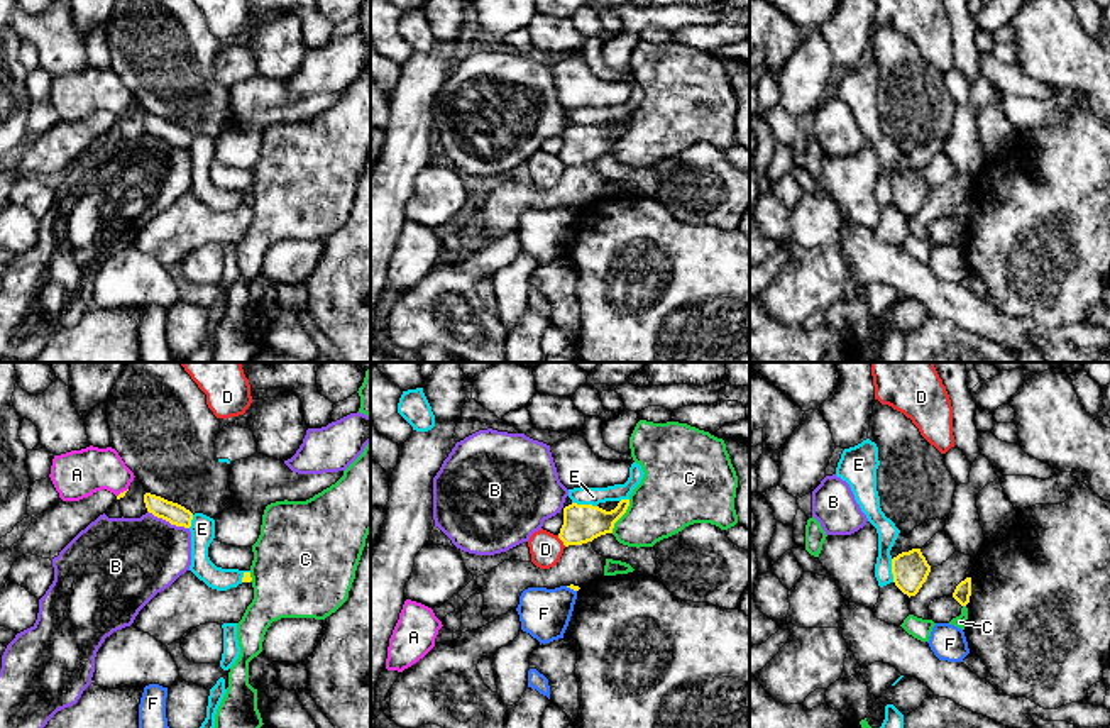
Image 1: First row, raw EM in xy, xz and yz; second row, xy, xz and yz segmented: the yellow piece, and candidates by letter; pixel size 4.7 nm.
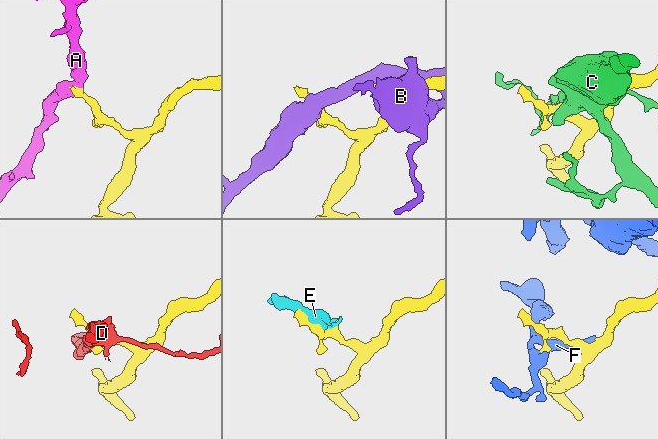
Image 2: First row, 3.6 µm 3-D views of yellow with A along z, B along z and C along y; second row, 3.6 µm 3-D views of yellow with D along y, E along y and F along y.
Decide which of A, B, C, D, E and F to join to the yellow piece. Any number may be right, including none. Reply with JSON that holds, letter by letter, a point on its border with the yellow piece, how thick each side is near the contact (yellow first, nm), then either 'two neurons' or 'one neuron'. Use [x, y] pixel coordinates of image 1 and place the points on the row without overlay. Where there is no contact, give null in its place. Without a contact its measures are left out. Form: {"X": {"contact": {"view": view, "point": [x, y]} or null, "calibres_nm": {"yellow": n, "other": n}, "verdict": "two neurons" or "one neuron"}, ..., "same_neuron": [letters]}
{"A": {"contact": {"view": "xy", "point": [124, 112]}, "calibres_nm": {"yellow": 20, "other": 240}, "verdict": "two neurons"}, "B": {"contact": {"view": "xy", "point": [168, 141]}, "calibres_nm": {"yellow": 100, "other": 400}, "verdict": "two neurons"}, "C": {"contact": {"view": "xz", "point": [621, 136]}, "calibres_nm": {"yellow": 180, "other": 320}, "verdict": "two neurons"}, "D": {"contact": {"view": "xz", "point": [560, 159]}, "calibres_nm": {"yellow": 180, "other": 150}, "verdict": "two neurons"}, "E": {"contact": {"view": "xz", "point": [584, 126]}, "calibres_nm": {"yellow": 180, "other": 80}, "verdict": "two neurons"}, "F": {"contact": {"view": "xz", "point": [571, 209]}, "calibres_nm": {"yellow": 30, "other": 240}, "verdict": "two neurons"}, "same_neuron": []}

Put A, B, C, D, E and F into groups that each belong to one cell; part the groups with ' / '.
A / B / C / D / E / F

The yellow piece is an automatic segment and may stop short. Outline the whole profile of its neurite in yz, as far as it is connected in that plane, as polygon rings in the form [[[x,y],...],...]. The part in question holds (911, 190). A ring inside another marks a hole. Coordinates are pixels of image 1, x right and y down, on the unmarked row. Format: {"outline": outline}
{"outline": [[[920,169],[902,173],[892,179],[892,195],[895,207],[910,217],[915,217],[931,193],[931,186]]]}

